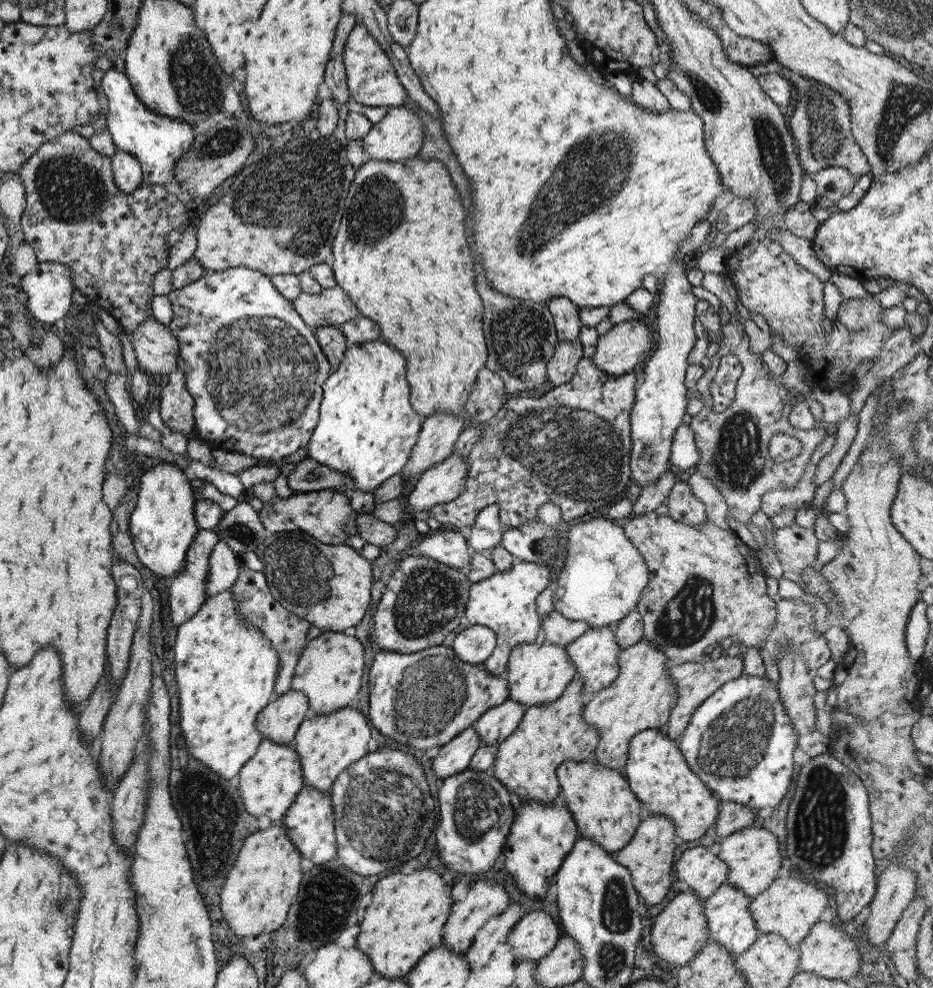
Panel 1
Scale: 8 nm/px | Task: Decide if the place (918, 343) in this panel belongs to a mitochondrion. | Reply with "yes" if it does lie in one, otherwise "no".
no

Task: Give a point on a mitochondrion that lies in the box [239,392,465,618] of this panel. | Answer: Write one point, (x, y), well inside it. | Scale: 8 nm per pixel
(300, 572)

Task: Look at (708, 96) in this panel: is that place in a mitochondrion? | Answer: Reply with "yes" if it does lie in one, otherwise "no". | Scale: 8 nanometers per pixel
yes

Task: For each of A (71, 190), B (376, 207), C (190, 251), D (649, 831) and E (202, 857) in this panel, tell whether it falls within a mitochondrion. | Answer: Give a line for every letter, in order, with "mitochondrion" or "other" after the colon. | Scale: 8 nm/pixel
A: mitochondrion
B: mitochondrion
C: other
D: other
E: other

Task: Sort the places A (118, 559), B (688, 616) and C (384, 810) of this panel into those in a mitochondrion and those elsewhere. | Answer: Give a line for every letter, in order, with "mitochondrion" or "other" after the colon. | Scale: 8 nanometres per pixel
A: other
B: mitochondrion
C: mitochondrion

